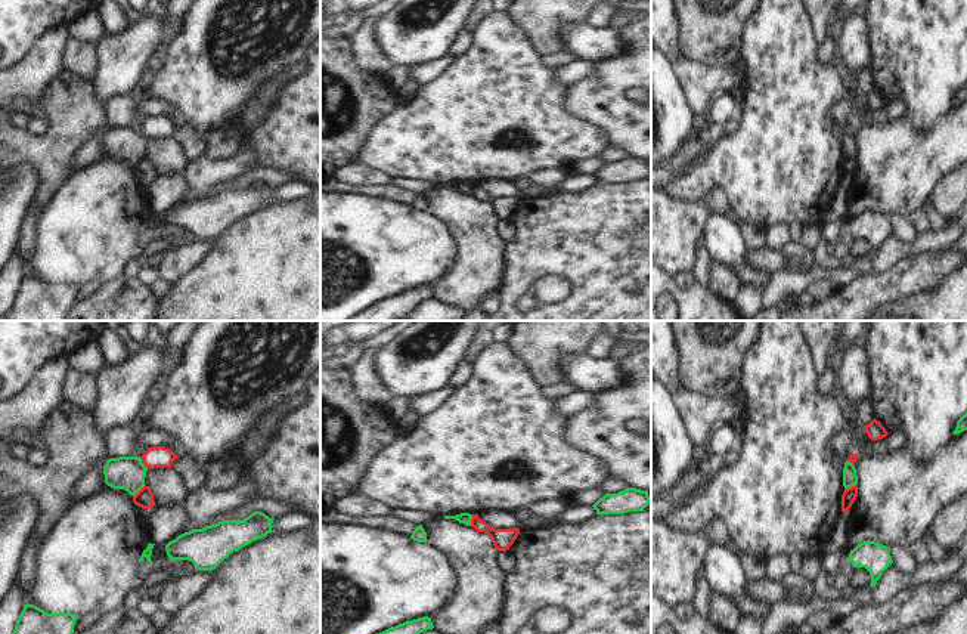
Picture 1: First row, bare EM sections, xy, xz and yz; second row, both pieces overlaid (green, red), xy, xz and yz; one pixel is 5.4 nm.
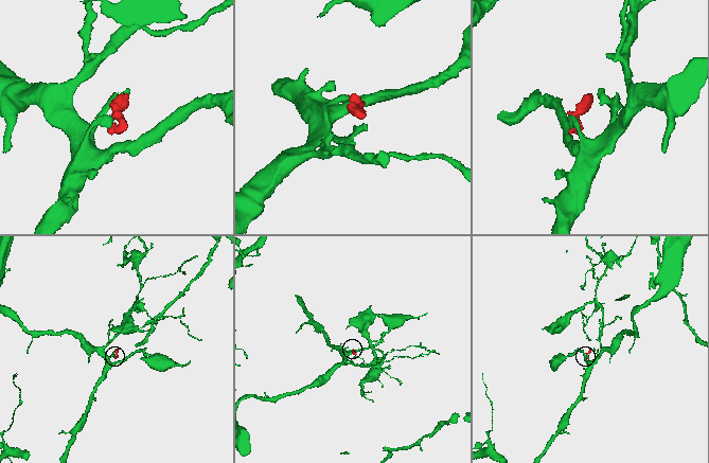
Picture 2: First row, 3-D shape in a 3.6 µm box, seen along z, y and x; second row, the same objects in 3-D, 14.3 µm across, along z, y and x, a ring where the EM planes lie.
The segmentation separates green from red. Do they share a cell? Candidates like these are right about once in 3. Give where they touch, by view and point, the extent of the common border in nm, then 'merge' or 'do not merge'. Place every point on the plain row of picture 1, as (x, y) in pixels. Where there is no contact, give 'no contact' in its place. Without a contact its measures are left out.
yz (851, 155) | 80 nm | do not merge

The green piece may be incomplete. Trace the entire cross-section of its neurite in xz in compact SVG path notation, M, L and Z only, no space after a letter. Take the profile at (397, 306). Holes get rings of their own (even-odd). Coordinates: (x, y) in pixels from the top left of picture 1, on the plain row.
M424 285L391 296L347 321L399 321L406 318L413 307L427 299L433 299L431 287Z

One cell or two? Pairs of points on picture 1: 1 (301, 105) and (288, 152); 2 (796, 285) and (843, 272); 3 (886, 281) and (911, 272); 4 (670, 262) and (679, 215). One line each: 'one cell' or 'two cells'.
1: one cell
2: one cell
3: one cell
4: one cell

